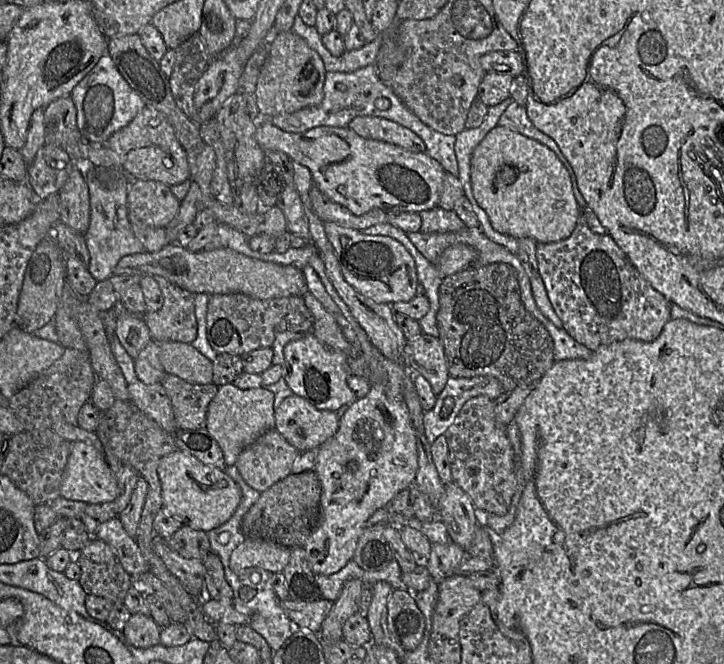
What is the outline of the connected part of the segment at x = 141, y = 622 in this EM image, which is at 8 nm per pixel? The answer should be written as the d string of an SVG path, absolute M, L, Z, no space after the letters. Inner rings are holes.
M135 613L121 632L134 647L150 648L160 644L161 629L150 616Z

